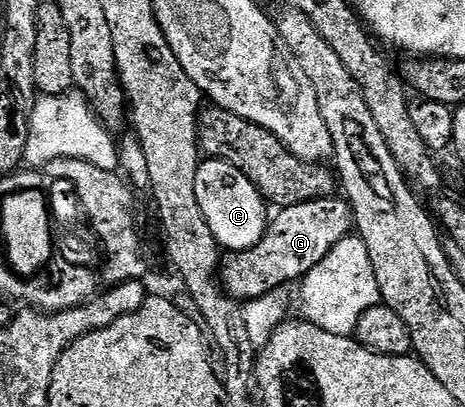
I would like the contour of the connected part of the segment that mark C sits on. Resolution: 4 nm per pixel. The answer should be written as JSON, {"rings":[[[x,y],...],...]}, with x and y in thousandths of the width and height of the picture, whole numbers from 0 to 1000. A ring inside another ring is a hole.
{"rings":[[[467,393],[437,396],[422,423],[422,491],[430,491],[430,521],[439,521],[439,541],[447,541],[447,560],[456,560],[471,607],[495,619],[531,614],[570,580],[576,553],[574,499],[542,452],[542,442],[533,442],[533,432],[525,432],[525,423],[516,423],[499,403]]]}

